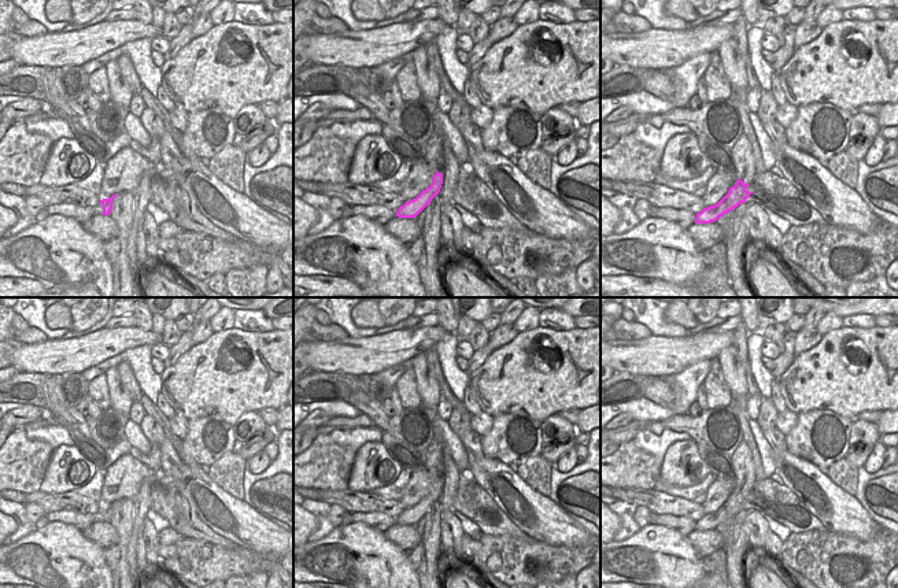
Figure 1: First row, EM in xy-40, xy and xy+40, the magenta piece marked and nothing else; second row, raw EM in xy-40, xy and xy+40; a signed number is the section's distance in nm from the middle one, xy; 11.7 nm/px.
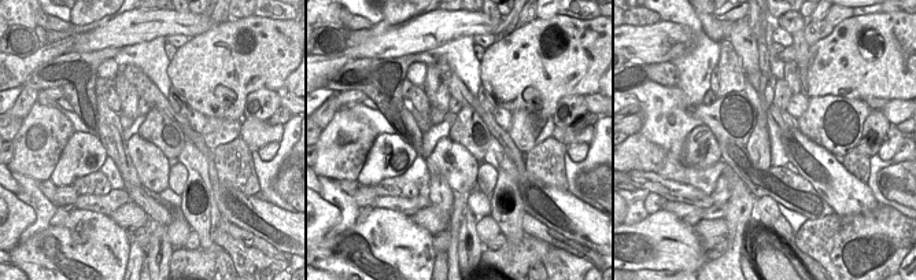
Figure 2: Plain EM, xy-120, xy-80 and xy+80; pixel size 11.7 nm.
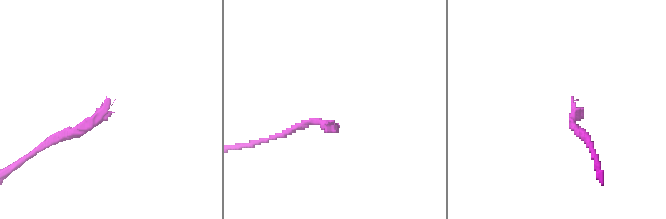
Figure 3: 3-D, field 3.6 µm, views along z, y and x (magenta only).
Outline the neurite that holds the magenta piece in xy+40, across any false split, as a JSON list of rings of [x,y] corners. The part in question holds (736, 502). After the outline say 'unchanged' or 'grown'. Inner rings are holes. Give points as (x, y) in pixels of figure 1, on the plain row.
[[[742,440],[732,455],[732,466],[736,476],[736,491],[729,495],[728,500],[717,511],[706,514],[698,519],[695,530],[716,529],[720,524],[732,518],[739,511],[746,510],[753,500],[746,495],[755,484],[755,470],[751,451],[744,440]]] | grown

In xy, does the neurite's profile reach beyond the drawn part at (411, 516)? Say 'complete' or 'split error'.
split error

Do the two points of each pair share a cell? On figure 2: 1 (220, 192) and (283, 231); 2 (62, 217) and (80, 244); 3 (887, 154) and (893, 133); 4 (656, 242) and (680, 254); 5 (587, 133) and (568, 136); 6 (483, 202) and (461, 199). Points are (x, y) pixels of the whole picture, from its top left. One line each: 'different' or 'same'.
1: same
2: different
3: same
4: same
5: same
6: different

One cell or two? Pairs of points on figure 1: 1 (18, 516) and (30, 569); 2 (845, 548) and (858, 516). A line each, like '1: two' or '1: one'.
1: two
2: two

